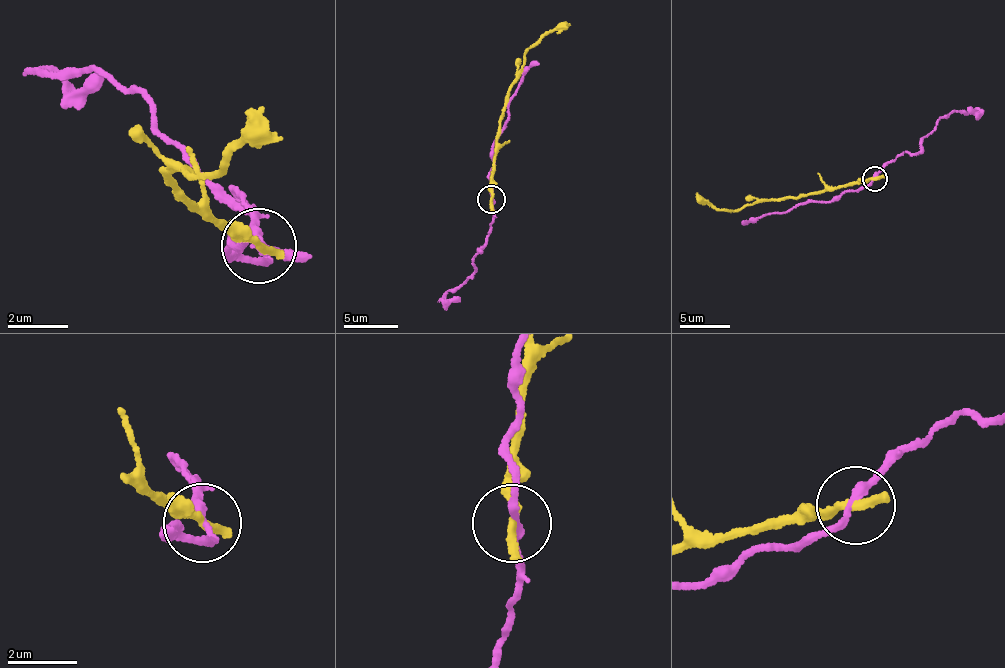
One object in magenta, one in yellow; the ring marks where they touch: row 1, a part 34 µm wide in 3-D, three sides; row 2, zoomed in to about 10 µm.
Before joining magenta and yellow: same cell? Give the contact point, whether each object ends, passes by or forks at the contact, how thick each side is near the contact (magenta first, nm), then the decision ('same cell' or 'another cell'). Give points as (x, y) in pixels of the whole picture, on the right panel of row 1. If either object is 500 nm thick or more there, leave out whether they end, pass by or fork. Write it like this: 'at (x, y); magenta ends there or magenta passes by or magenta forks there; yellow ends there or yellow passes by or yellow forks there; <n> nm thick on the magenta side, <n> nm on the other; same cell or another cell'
at (874, 178); magenta passes by; yellow ends there; 200 nm thick on the magenta side, 320 nm on the other; another cell

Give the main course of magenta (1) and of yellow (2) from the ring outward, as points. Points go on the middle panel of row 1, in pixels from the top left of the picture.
1: (491, 199), (495, 204), (484, 245), (474, 256), (474, 267), (464, 283), (447, 290), (445, 303), (460, 298)
2: (491, 199), (491, 176), (505, 97), (520, 75), (527, 49), (545, 35), (571, 24)

